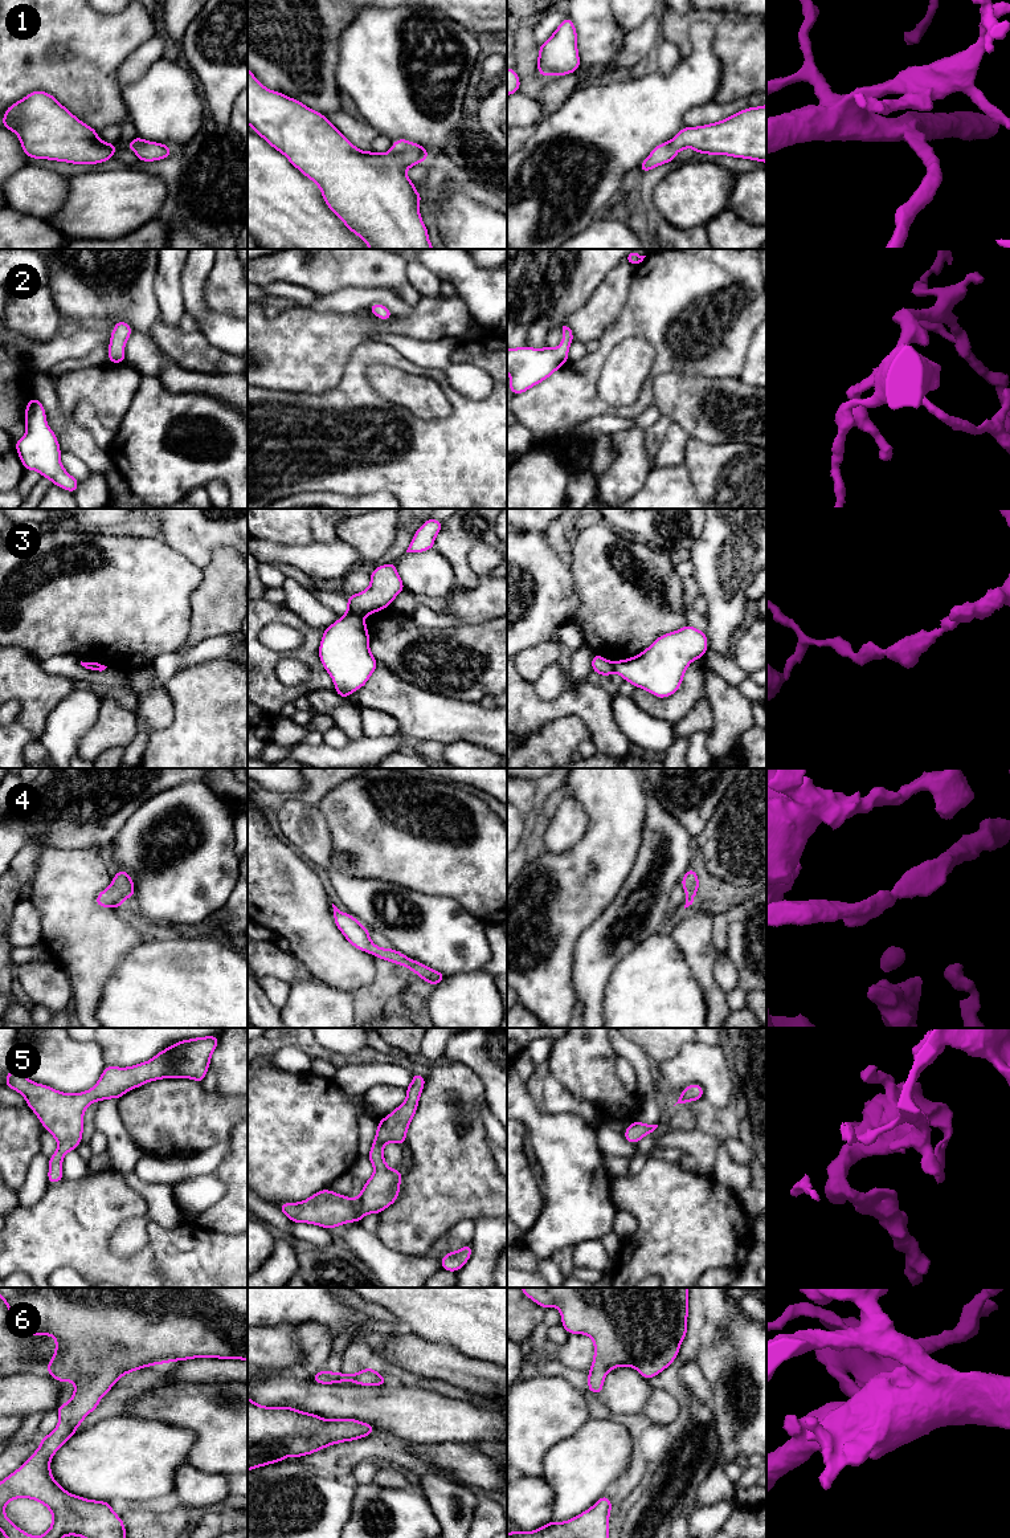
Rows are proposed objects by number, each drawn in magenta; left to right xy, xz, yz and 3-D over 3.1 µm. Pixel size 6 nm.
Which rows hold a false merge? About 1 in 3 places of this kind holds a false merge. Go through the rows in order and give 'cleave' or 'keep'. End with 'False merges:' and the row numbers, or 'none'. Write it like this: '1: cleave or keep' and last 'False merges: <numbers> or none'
1: keep
2: keep
3: cleave
4: keep
5: keep
6: keep
False merges: 3

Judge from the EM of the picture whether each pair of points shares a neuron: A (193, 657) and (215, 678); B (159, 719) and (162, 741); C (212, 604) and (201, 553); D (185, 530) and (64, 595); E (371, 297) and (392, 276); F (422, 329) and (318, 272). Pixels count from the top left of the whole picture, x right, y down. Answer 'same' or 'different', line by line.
A: different
B: different
C: different
D: different
E: different
F: different

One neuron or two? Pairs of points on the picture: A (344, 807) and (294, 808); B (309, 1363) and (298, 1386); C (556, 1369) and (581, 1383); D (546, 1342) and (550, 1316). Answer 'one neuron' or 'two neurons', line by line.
A: two neurons
B: two neurons
C: one neuron
D: one neuron

